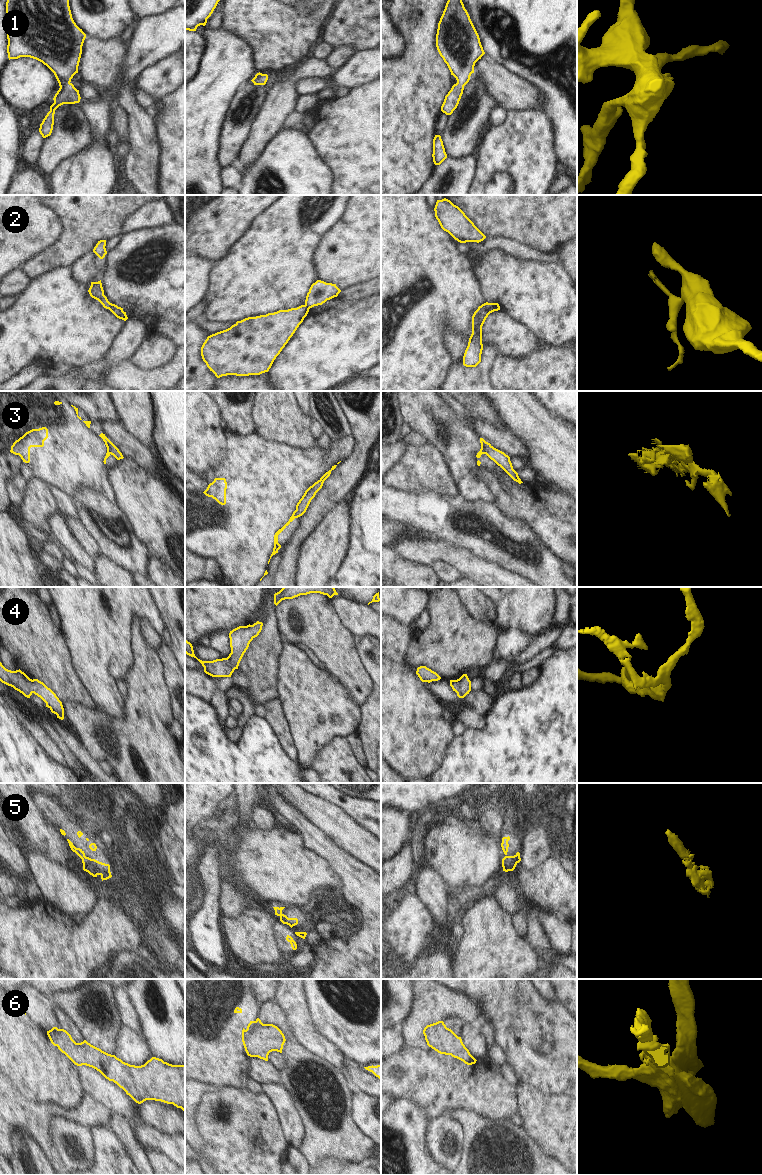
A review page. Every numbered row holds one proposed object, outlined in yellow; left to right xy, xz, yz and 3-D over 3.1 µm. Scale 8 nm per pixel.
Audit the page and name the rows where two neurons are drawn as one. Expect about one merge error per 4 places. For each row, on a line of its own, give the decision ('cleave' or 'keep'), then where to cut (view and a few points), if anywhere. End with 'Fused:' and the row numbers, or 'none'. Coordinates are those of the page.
1: keep; no cut
2: cleave; cut in xy along (111, 303), (109, 309)
3: cleave; cut in xz along (312, 485), (306, 499), (298, 507), (297, 516)
4: keep; no cut
5: keep; no cut
6: keep; no cut
Fused: 2, 3

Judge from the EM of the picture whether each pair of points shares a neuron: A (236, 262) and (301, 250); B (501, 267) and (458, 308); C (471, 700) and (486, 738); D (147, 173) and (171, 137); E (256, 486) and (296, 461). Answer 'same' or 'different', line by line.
A: same
B: different
C: different
D: different
E: same

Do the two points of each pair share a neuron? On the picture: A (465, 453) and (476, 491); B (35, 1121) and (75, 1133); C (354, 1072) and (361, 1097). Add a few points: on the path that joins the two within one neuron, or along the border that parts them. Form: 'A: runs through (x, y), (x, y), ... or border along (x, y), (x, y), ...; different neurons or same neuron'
A: runs through (465, 462), (465, 480), (467, 482); same neuron
B: border along (61, 1115), (49, 1118), (54, 1148); different neurons
C: border along (356, 1089), (367, 1092), (370, 1095); different neurons

